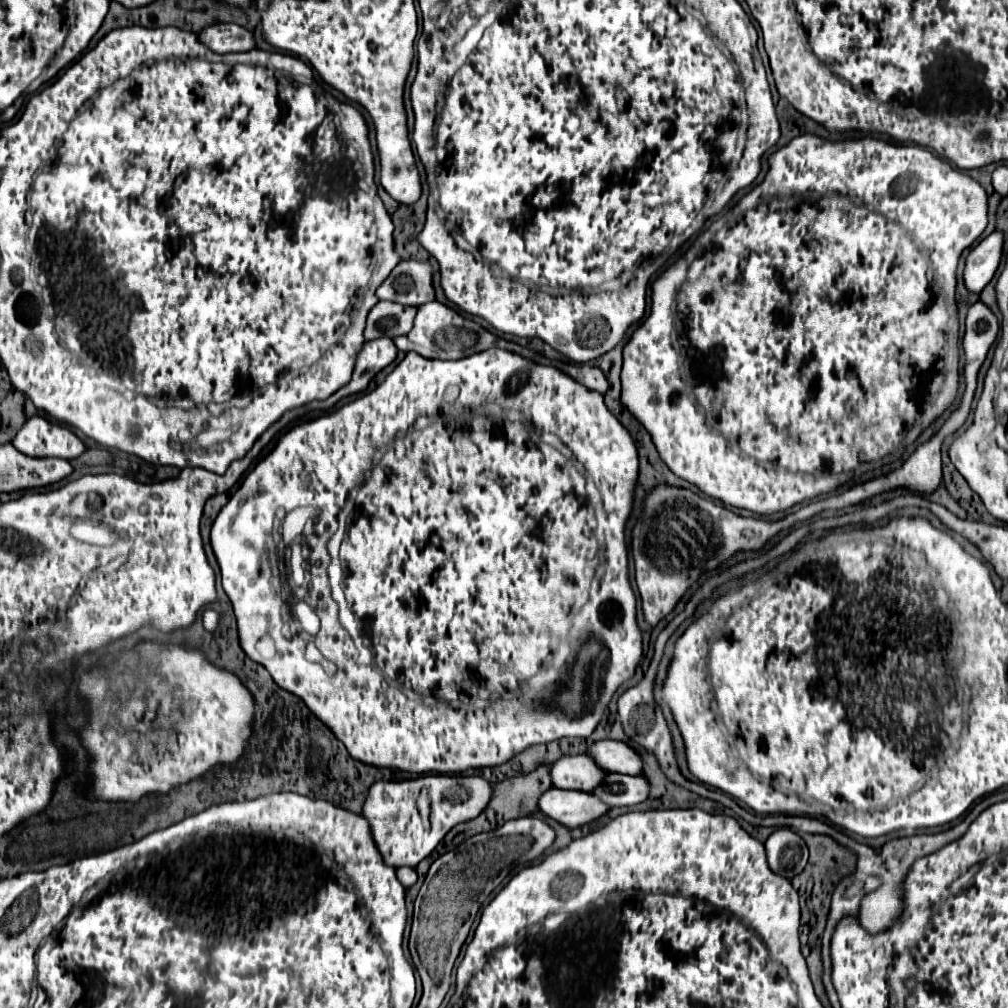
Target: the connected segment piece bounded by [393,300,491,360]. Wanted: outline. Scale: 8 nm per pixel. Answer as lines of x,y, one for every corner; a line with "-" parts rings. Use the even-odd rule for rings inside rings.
433,300
433,302
427,302
427,304
417,308
417,316
415,316
415,324
413,324
411,332
405,334
405,336
395,338
393,342
401,352
411,352
413,350
413,352
421,354
423,358
459,360
459,358
465,358
469,354
491,348
491,334
485,332
483,328
475,330
475,322
471,322
471,328
469,328
469,334
467,334
465,318
461,314
457,314
455,310
451,310
449,306

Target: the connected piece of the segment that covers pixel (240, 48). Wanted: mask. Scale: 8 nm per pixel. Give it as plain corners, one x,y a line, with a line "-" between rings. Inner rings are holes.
211,24
197,32
197,38
201,44
205,44
209,50
217,54
229,54
229,52
247,52
255,46
255,40
251,32
237,24

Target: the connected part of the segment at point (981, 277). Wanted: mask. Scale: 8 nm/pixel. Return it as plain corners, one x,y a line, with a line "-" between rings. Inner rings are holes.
993,232
967,254
963,282
969,292
979,294
991,282
995,270
999,268
1001,248
1003,248
1003,234

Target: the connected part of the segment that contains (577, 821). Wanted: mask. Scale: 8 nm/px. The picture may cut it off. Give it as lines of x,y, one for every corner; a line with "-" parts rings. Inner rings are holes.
551,788
545,794
541,794
537,804
545,816
561,822
567,828
589,824
609,810
609,806
595,798
591,792
559,788

